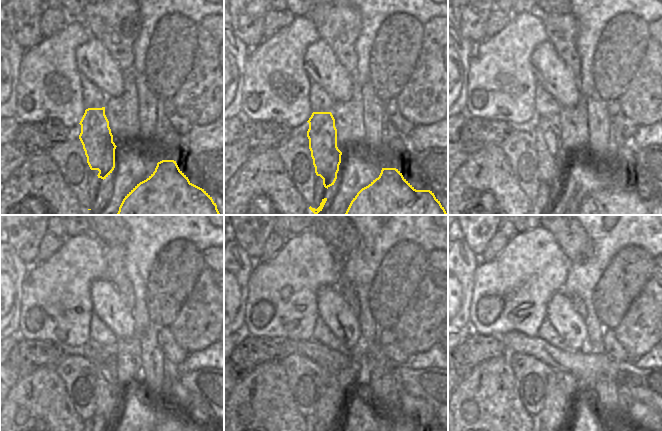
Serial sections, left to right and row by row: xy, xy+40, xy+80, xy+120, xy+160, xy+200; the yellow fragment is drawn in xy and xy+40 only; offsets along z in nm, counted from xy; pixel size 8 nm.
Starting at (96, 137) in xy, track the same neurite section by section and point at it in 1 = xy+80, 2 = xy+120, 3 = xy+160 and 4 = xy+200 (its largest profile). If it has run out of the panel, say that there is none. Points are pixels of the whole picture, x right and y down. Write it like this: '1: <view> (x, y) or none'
1: xy+80 (553, 165)
2: xy+120 (108, 392)
3: xy+160 (330, 408)
4: xy+200 (556, 416)

